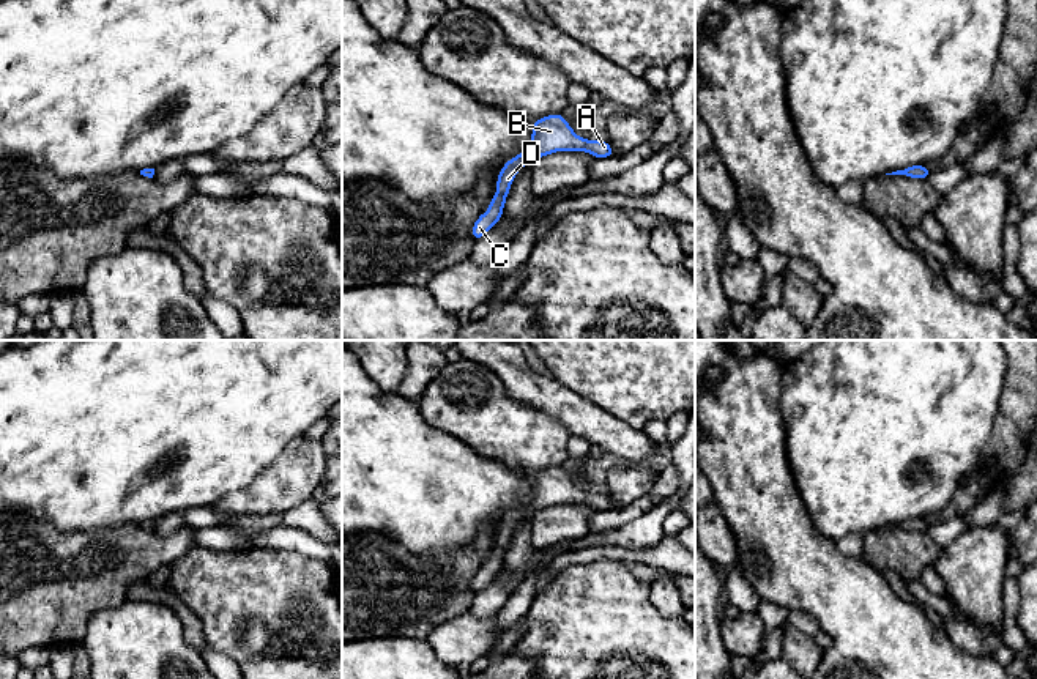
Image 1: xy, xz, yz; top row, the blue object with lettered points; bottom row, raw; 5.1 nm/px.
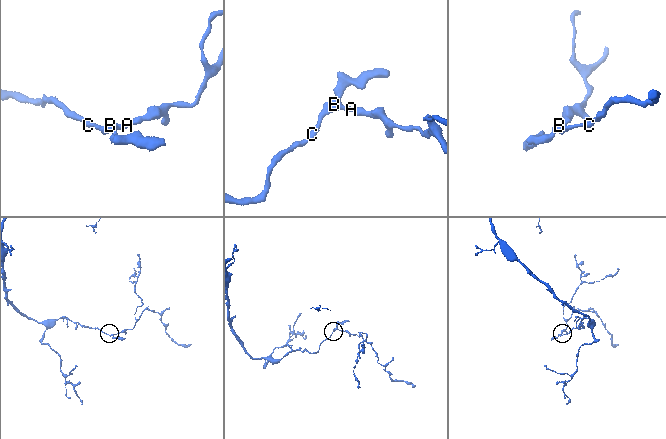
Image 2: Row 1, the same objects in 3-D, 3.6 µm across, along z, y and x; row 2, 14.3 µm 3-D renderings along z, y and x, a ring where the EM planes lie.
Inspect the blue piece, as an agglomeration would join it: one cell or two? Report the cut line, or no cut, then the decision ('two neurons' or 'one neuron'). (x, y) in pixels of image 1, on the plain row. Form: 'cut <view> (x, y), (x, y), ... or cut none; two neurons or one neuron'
cut none; one neuron

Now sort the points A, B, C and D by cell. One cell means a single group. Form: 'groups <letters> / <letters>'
groups A B C D

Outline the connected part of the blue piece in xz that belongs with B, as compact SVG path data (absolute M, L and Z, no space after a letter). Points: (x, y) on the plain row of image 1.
M552 466L536 473L531 482L531 490L533 496L528 501L523 501L517 510L506 514L498 526L496 547L490 553L489 562L476 572L471 581L474 594L490 584L503 570L506 550L522 518L531 518L534 512L556 504L586 504L597 512L615 507L608 495L578 490L561 466Z

